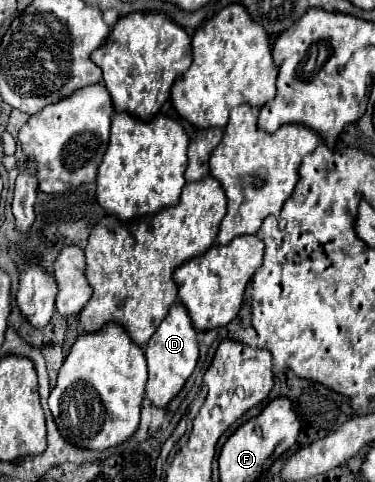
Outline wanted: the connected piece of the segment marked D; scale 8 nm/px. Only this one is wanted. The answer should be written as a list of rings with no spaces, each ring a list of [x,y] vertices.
[[[179,301],[169,309],[167,317],[161,321],[157,331],[149,339],[147,349],[145,349],[145,357],[147,357],[147,365],[149,365],[149,381],[145,387],[145,395],[151,399],[153,405],[165,407],[181,391],[181,387],[185,385],[185,381],[193,373],[197,359],[199,359],[199,345],[197,345],[195,327],[191,323],[189,313],[185,311],[185,307]]]

